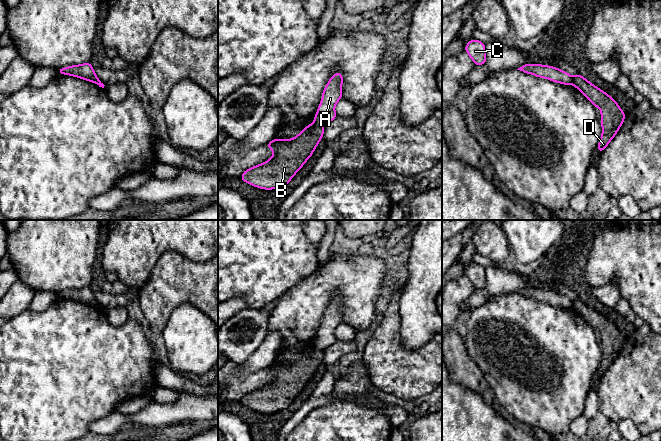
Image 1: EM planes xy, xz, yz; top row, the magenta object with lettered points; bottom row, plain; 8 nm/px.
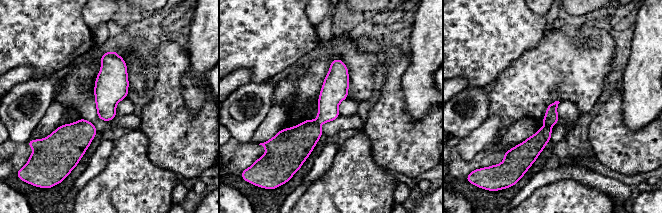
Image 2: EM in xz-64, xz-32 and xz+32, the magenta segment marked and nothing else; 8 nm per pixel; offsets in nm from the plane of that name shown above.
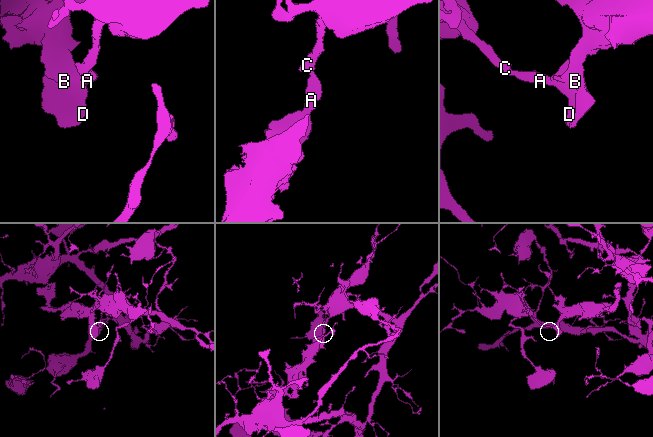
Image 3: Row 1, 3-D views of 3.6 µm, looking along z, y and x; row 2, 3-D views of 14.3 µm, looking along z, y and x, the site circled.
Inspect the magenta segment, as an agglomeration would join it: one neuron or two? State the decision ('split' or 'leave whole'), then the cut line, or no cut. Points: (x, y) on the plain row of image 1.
split; cut in xz along (314, 346), (322, 351)

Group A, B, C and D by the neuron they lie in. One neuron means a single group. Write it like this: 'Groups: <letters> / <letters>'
Groups: A C / B D

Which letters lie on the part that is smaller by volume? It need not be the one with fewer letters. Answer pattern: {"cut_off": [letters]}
{"cut_off": ["B", "D"]}

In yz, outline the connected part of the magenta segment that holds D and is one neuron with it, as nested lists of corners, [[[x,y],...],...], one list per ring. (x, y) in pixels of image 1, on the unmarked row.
[[[580,297],[573,301],[572,307],[595,331],[601,334],[602,359],[597,370],[601,377],[620,353],[626,338],[617,326],[606,316],[590,307]]]

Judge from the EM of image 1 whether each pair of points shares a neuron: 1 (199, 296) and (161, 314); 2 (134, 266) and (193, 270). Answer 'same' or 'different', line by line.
1: same
2: different

